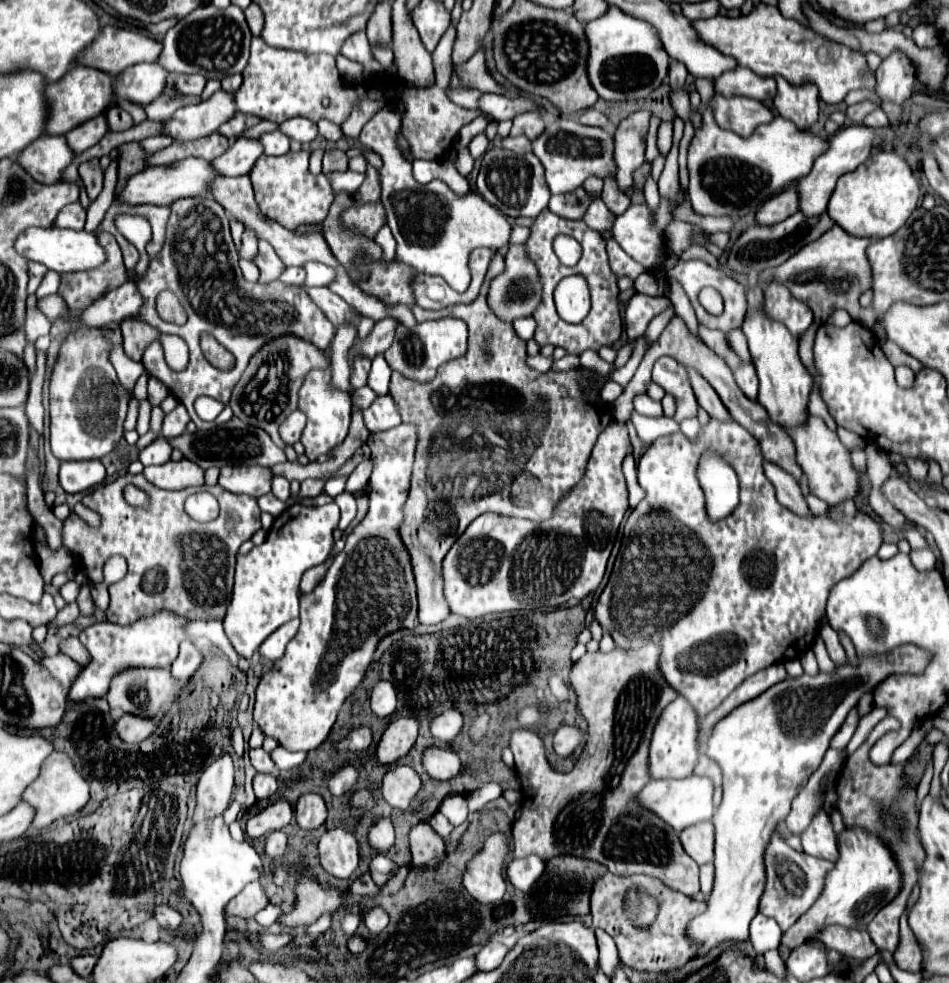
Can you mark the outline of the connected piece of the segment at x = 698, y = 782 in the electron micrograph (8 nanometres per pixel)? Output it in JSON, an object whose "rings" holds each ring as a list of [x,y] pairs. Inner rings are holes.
{"rings":[[[684,777],[684,779],[656,779],[648,781],[644,789],[636,795],[636,803],[654,815],[658,815],[664,823],[668,823],[674,831],[682,831],[688,825],[700,823],[700,821],[710,821],[714,813],[712,805],[712,781],[706,777]]]}

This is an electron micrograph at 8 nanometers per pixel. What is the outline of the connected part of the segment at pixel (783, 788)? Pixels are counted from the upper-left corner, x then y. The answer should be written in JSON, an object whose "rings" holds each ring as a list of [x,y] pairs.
{"rings":[[[902,645],[896,647],[894,651],[882,655],[882,657],[872,657],[872,659],[860,659],[858,667],[852,667],[850,663],[838,665],[836,673],[826,675],[818,673],[814,677],[802,675],[796,679],[784,679],[758,697],[738,705],[734,711],[730,711],[724,719],[720,719],[712,735],[708,739],[706,755],[716,761],[722,769],[724,775],[724,799],[714,815],[714,827],[716,827],[716,849],[714,849],[714,867],[716,867],[716,877],[714,877],[714,889],[708,897],[708,909],[694,917],[688,927],[686,935],[698,943],[696,957],[704,957],[710,953],[710,949],[724,945],[724,943],[744,943],[748,941],[748,925],[758,913],[758,901],[764,891],[766,875],[764,875],[764,849],[770,841],[770,835],[774,827],[786,819],[790,813],[792,799],[800,793],[804,787],[804,781],[818,769],[830,739],[834,733],[840,729],[844,723],[848,711],[856,707],[860,695],[868,689],[874,689],[882,679],[886,679],[890,673],[920,673],[930,661],[930,655],[914,645]]]}

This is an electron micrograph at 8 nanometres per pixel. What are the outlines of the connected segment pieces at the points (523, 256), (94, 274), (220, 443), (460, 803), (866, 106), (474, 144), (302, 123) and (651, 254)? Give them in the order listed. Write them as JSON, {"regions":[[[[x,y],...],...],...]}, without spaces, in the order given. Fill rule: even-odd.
{"regions":[[[[512,245],[506,253],[506,267],[500,275],[496,275],[490,283],[488,291],[488,305],[494,311],[496,317],[500,317],[506,323],[512,323],[520,317],[532,317],[542,295],[542,281],[540,273],[536,269],[536,263],[528,257],[524,245]]],[[[98,231],[96,237],[106,251],[106,261],[96,269],[62,275],[58,293],[64,297],[70,309],[86,309],[96,299],[106,295],[106,291],[118,289],[128,281],[128,271],[116,239],[106,231]]],[[[232,417],[230,421],[218,425],[216,429],[206,431],[196,431],[194,435],[184,431],[182,435],[168,439],[172,443],[172,447],[180,449],[184,453],[186,459],[194,461],[196,465],[200,465],[202,469],[208,467],[224,467],[224,465],[264,465],[264,467],[272,467],[276,463],[284,463],[286,455],[282,449],[278,449],[274,445],[274,441],[270,439],[270,435],[258,427],[252,427],[244,421],[240,421],[238,417]]],[[[452,795],[446,797],[444,803],[440,805],[440,813],[444,813],[448,817],[448,821],[452,825],[462,825],[468,817],[468,807],[466,807],[466,799],[462,795]]],[[[862,101],[862,103],[858,103],[858,105],[848,107],[846,115],[848,115],[848,119],[850,119],[852,123],[862,123],[862,119],[864,119],[864,117],[866,117],[870,111],[874,111],[874,109],[878,109],[878,105],[876,105],[876,103]]],[[[478,133],[478,135],[470,141],[470,145],[468,145],[468,151],[470,151],[472,159],[482,157],[482,155],[486,153],[486,149],[488,149],[488,139],[486,139],[484,133]]],[[[290,117],[290,119],[286,119],[284,123],[280,123],[278,129],[280,129],[284,135],[288,135],[290,139],[300,141],[300,143],[314,141],[316,135],[318,135],[316,123],[304,119],[304,117]]],[[[664,199],[660,203],[660,209],[654,215],[650,215],[646,203],[642,203],[642,205],[630,205],[624,215],[618,215],[614,219],[612,229],[602,231],[602,237],[606,241],[614,239],[630,257],[634,257],[634,261],[642,263],[646,269],[658,269],[660,267],[658,255],[660,255],[660,249],[664,247],[664,227],[674,219],[672,217],[674,209],[676,209],[676,205],[672,205],[672,203],[664,201]]]]}

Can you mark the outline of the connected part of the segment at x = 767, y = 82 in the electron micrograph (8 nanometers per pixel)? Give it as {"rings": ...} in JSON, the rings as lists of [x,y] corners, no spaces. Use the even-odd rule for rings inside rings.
{"rings":[[[736,67],[722,77],[716,77],[714,91],[724,97],[750,97],[766,101],[776,95],[776,81],[772,77],[760,77],[750,69]]]}

